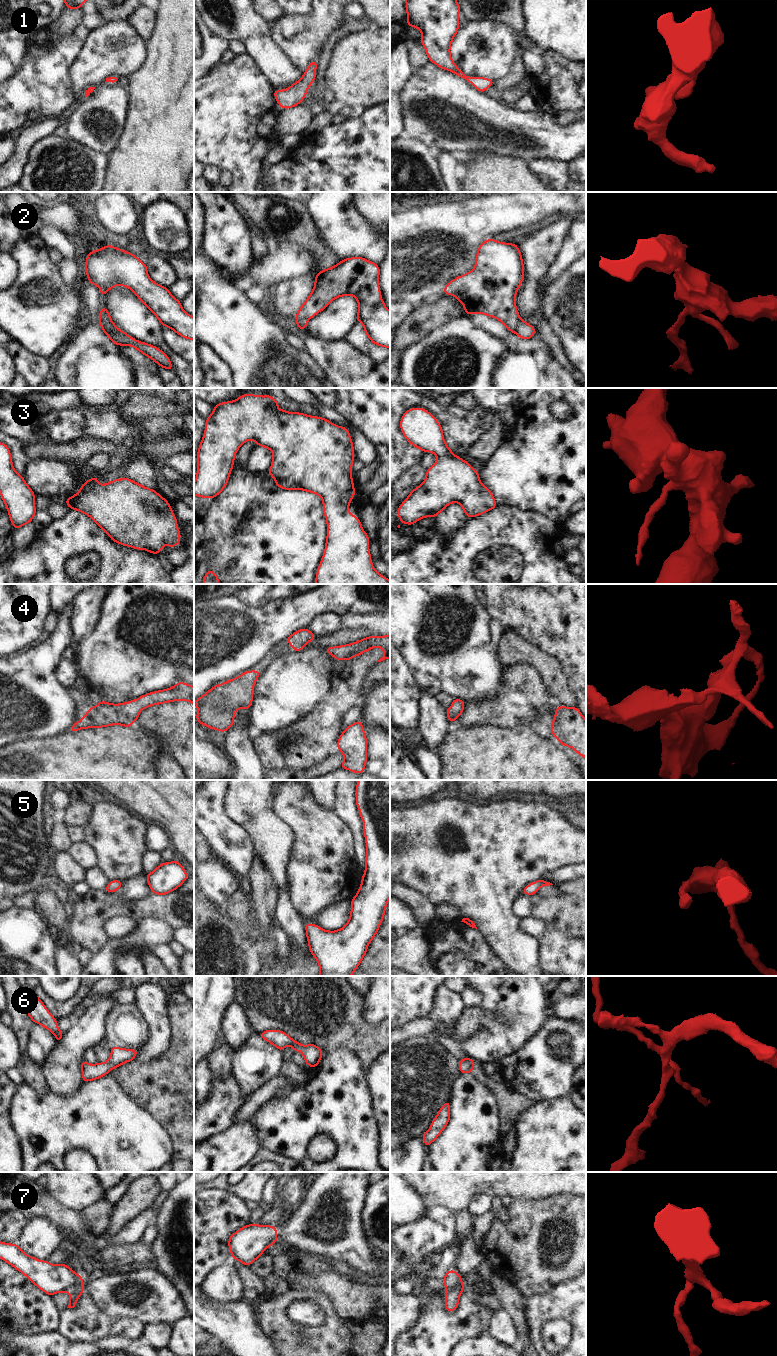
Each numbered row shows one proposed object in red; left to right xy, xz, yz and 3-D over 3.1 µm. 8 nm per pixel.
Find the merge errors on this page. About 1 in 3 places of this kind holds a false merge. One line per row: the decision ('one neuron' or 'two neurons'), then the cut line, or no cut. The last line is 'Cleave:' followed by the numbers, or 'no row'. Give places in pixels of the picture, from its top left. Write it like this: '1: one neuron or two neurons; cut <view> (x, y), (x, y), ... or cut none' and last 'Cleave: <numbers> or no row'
1: one neuron; cut none
2: two neurons; cut xy (102, 325), (111, 325), (117, 329)
3: one neuron; cut none
4: one neuron; cut none
5: one neuron; cut none
6: one neuron; cut none
7: two neurons; cut xy (81, 1281), (77, 1281), (69, 1292)
Cleave: 2, 7

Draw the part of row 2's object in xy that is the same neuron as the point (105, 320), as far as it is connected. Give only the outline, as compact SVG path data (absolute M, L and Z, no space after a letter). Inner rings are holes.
M102 306L102 310L99 313L99 323L101 326L108 327L109 325L118 329L117 326L112 322L110 314L106 307Z

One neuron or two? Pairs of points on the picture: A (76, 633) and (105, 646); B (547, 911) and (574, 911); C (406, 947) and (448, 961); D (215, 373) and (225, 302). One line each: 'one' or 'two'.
A: two
B: one
C: two
D: two

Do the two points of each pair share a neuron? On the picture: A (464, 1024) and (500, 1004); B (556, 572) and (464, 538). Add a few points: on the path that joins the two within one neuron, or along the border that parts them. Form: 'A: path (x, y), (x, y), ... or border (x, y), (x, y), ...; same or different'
A: border (482, 1003), (487, 1009), (499, 1013), (507, 1023); different
B: path (533, 549), (521, 537), (487, 537); same

